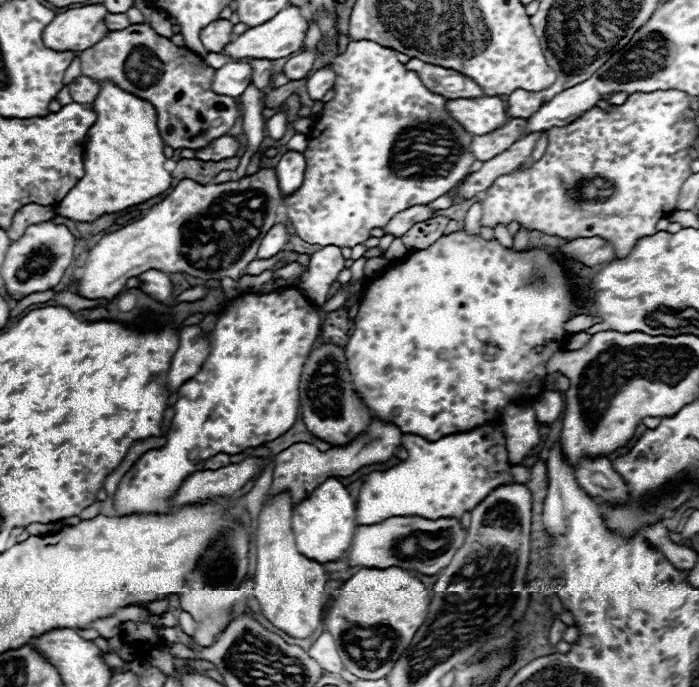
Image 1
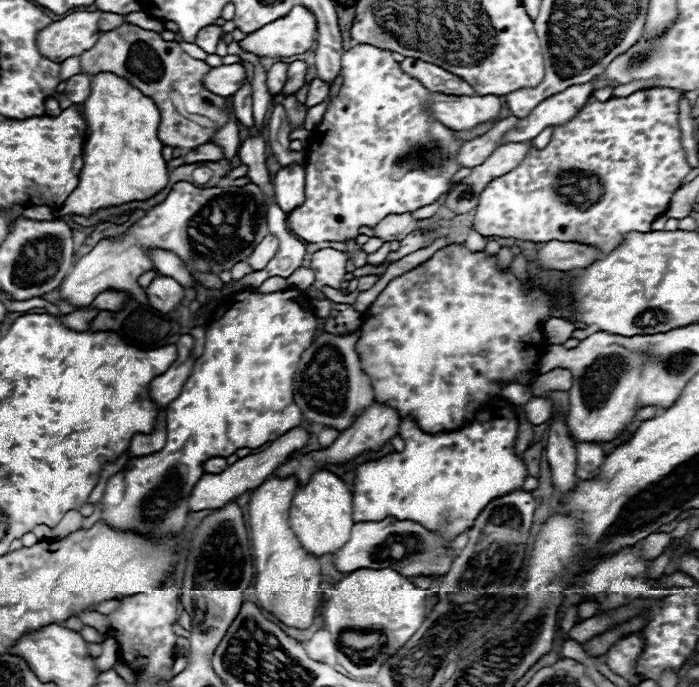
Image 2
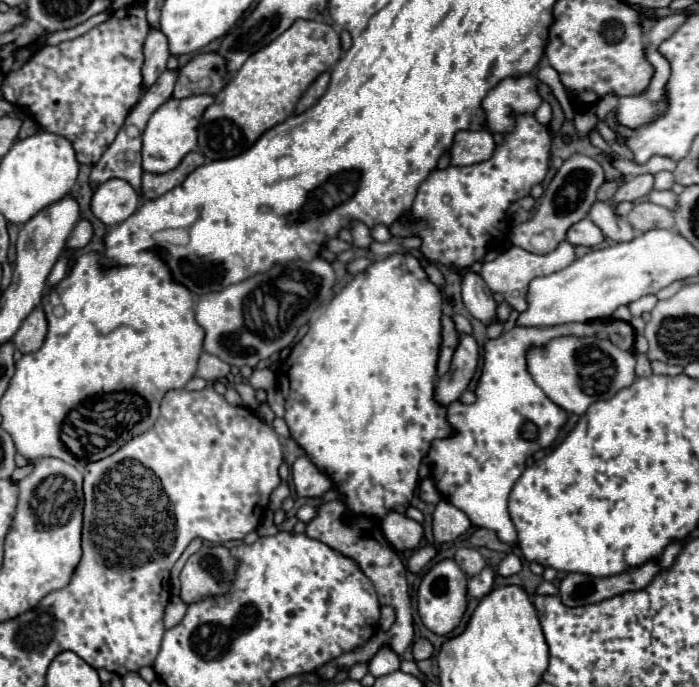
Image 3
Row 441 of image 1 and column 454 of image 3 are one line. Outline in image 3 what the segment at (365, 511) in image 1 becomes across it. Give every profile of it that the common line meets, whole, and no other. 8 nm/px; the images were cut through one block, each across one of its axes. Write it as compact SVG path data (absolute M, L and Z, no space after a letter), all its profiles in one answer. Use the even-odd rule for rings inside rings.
M620 320L586 322L586 324L562 324L548 328L524 328L516 326L502 334L498 340L488 340L484 346L484 366L476 388L476 402L454 402L448 406L448 422L456 428L454 438L434 440L426 462L432 468L432 478L448 502L462 510L474 528L488 528L498 534L502 542L516 542L516 530L508 514L508 496L514 482L524 472L524 462L536 450L542 450L554 442L558 430L564 426L568 414L556 406L532 380L526 370L524 352L530 346L546 344L558 336L598 336L612 340L622 350L632 350L634 330ZM524 422L538 426L538 440L526 442L520 436Z

